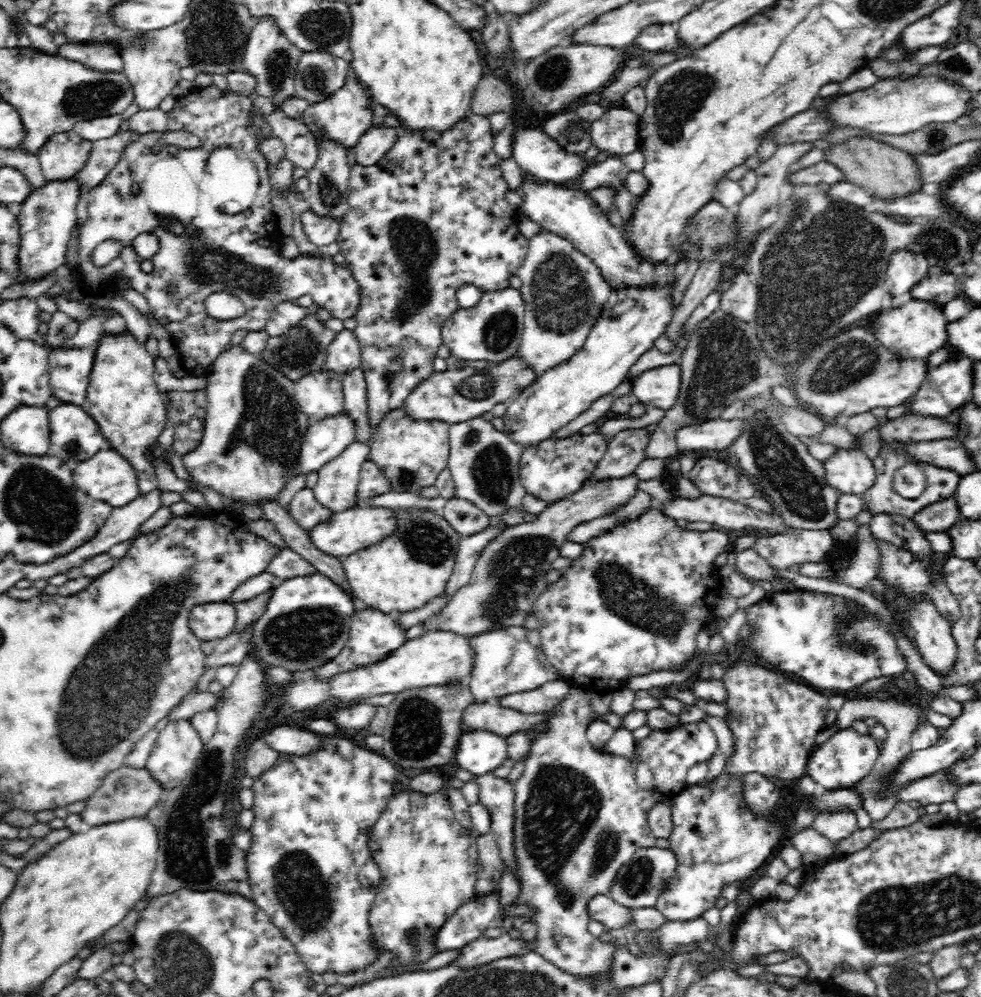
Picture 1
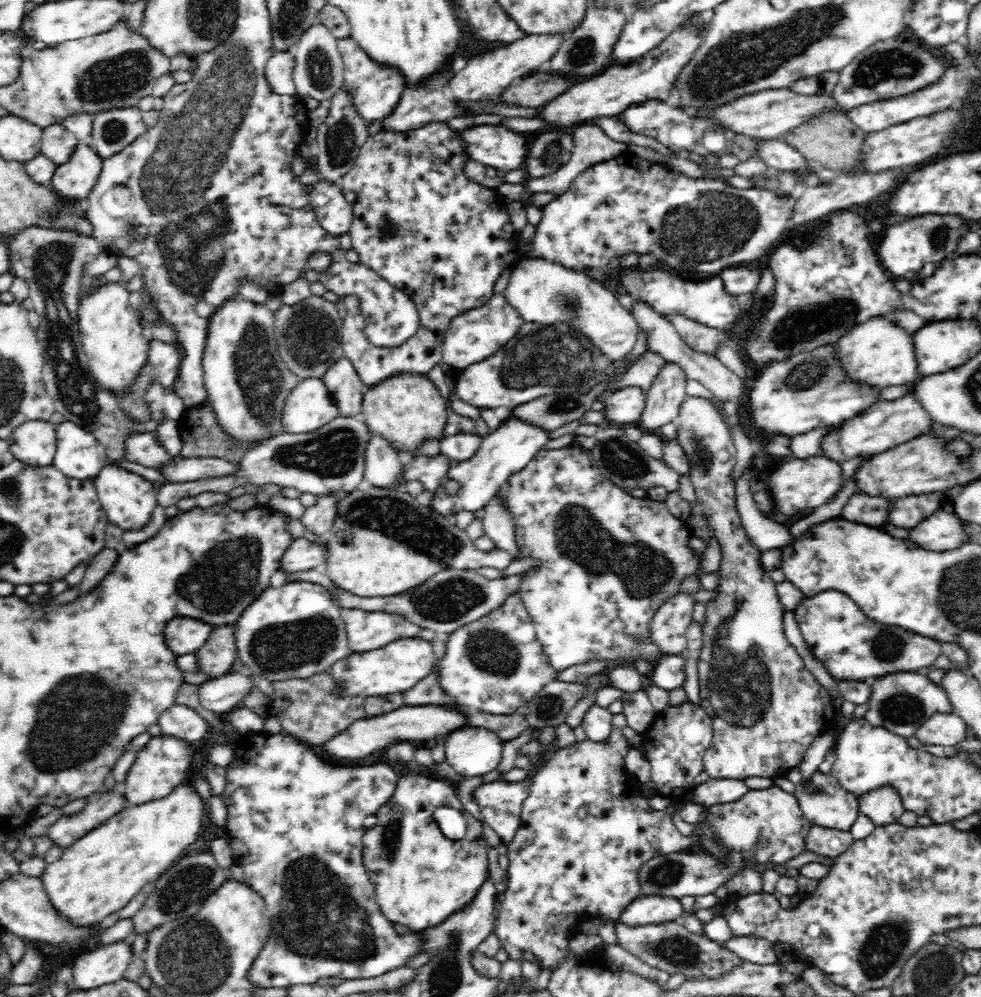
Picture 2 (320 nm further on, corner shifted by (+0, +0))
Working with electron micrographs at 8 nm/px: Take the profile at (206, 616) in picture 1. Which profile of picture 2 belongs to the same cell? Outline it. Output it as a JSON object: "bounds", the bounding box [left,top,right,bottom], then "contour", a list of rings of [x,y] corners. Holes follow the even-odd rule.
{"bounds":[164,617,215,656],"contour":[[[176,617],[168,622],[164,637],[168,647],[178,656],[196,653],[206,644],[215,626],[192,617]]]}

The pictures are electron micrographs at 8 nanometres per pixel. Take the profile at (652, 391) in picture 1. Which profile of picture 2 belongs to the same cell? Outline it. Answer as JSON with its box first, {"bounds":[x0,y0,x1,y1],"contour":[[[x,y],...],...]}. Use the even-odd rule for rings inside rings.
{"bounds":[603,386,646,424],"contour":[[[631,386],[609,393],[603,400],[604,414],[614,423],[636,424],[646,406],[644,387]]]}

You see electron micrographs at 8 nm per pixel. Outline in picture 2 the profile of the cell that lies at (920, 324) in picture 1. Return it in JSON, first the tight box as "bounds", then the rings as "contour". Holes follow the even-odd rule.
{"bounds":[838,315,920,390],"contour":[[[872,315],[839,338],[838,357],[850,377],[858,377],[870,386],[880,387],[880,390],[888,386],[911,386],[920,378],[914,337],[915,334],[906,332],[886,315]]]}

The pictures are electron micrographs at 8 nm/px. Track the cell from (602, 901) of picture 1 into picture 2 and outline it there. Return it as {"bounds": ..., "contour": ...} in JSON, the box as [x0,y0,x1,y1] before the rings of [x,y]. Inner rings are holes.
{"bounds":[614,920,741,978],"contour":[[[620,920],[614,922],[618,946],[640,958],[648,966],[659,968],[668,974],[682,973],[685,978],[717,977],[730,967],[741,963],[741,958],[726,950],[721,943],[706,935],[694,934],[680,920],[660,924],[628,925]]]}

